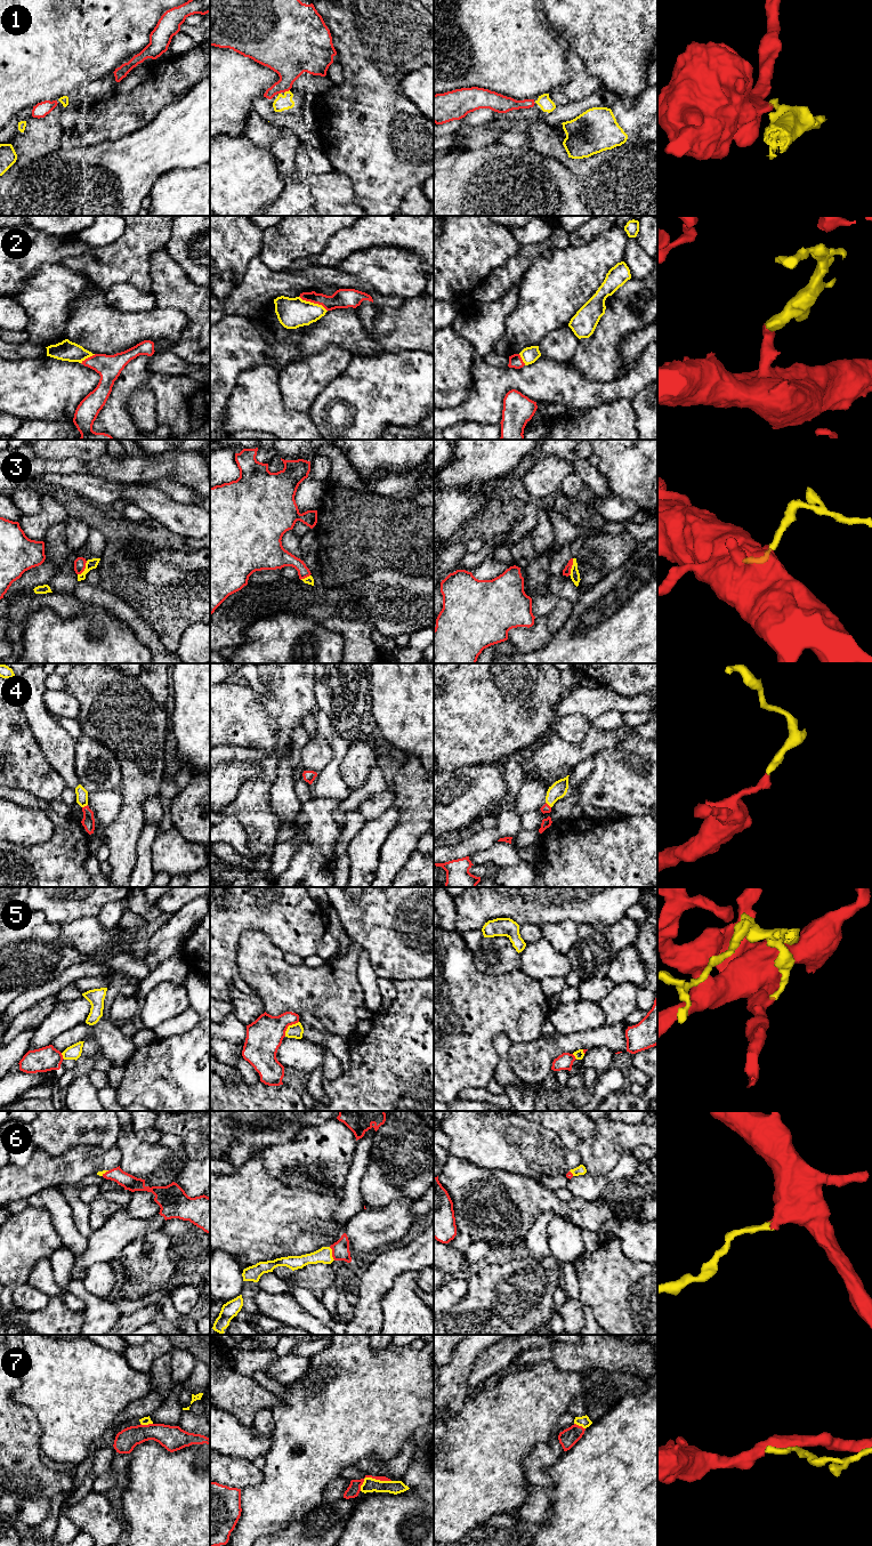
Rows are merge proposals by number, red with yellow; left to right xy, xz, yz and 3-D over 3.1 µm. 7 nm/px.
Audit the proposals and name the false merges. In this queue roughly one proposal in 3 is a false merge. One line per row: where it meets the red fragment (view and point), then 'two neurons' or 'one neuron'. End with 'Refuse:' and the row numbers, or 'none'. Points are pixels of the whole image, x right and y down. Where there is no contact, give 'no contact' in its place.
1: contact xz (287, 90); two neurons
2: contact xz (313, 302); one neuron
3: contact yz (571, 566); two neurons
4: contact xy (85, 806); one neuron
5: contact xz (288, 1025); two neurons
6: contact xz (332, 1254); one neuron
7: contact xz (371, 1476); two neurons
Refuse: 1, 3, 5, 7

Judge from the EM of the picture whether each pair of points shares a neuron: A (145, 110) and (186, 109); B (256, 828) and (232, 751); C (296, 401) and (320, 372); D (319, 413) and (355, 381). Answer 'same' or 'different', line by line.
A: different
B: same
C: same
D: same

